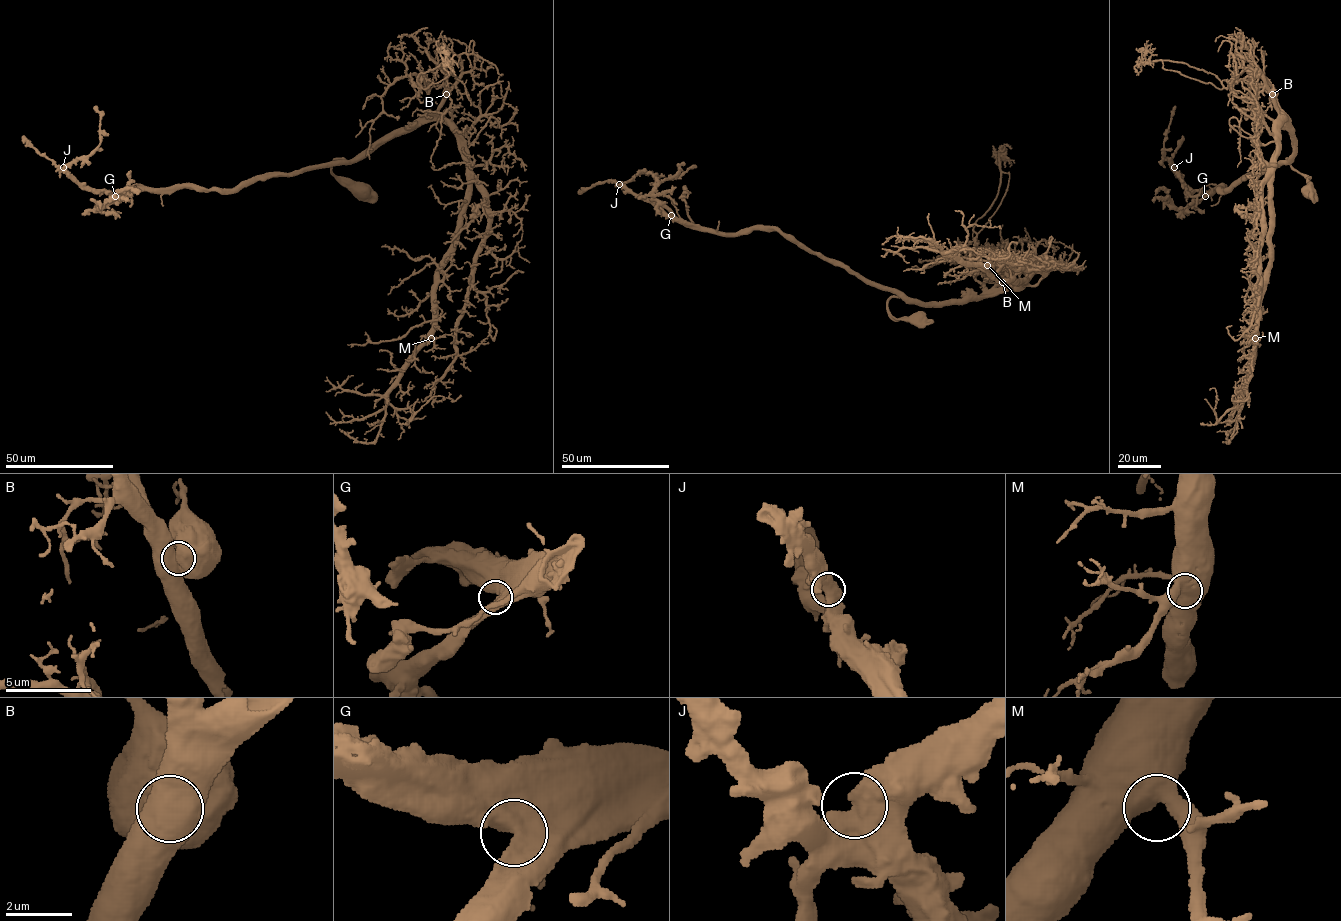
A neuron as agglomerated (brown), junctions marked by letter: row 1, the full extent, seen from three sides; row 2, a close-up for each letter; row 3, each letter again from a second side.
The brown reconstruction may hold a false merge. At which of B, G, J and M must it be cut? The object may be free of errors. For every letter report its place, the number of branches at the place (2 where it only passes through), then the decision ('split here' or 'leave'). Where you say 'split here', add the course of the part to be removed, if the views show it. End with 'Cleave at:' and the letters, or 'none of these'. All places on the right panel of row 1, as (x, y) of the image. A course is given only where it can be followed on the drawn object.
B: place (1272, 94); branches 1; split here; course (1272, 94), (1273, 86), (1265, 90), (1242, 79), (1220, 81), (1185, 63), (1141, 60), (1147, 51), (1157, 54)
G: place (1205, 196); branches 1; leave
J: place (1174, 167); branches 1; leave
M: place (1255, 338); branches 2; leave
Cleave at: B

